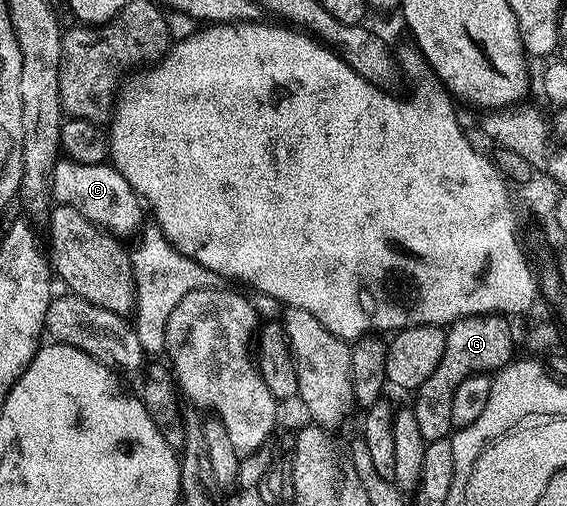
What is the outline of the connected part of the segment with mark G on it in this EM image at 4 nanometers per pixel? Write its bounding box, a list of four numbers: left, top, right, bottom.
[412,315,514,443]

